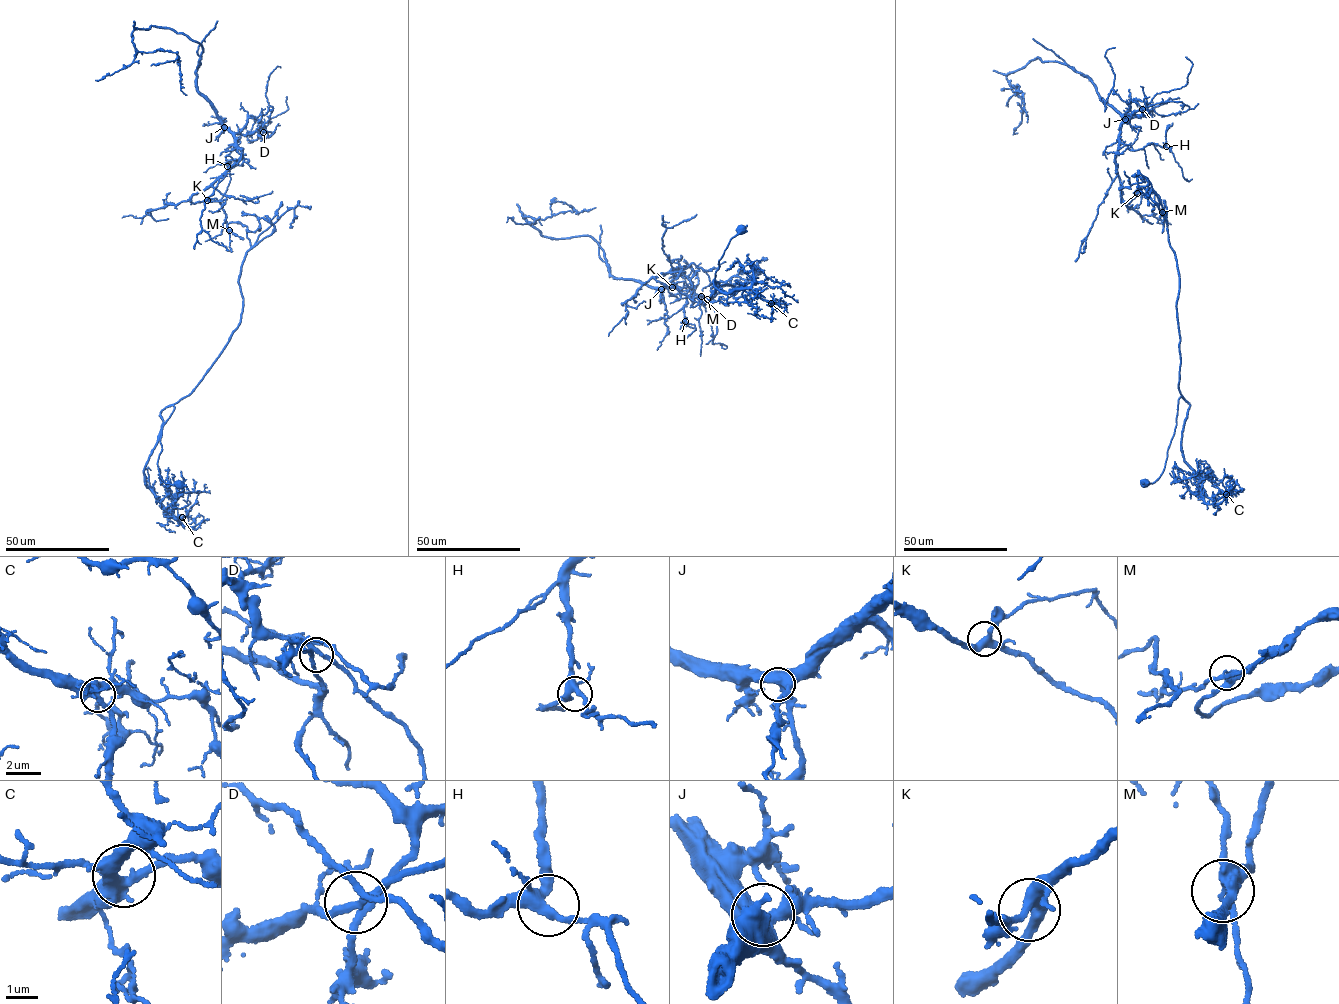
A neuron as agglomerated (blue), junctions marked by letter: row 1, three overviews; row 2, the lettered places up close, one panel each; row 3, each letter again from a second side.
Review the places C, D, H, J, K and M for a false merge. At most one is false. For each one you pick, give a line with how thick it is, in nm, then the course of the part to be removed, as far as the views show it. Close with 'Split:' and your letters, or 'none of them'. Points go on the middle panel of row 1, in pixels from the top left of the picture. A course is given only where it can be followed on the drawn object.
M: 320 nm thick; foreign part runs (707, 299), (751, 290), (722, 284), (710, 297), (714, 280), (724, 292), (749, 288), (757, 267), (777, 279)
Split: M

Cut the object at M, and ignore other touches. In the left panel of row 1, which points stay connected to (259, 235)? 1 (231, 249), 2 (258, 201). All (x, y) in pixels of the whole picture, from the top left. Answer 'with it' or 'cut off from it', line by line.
1: cut off from it
2: cut off from it

